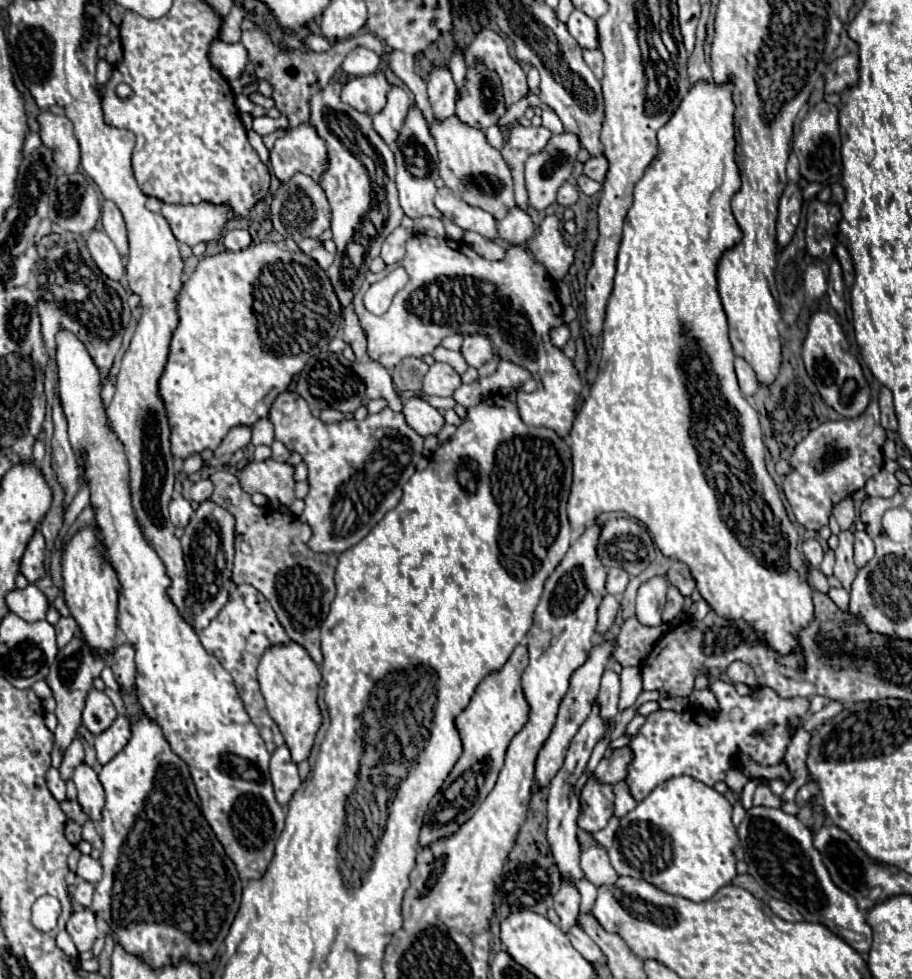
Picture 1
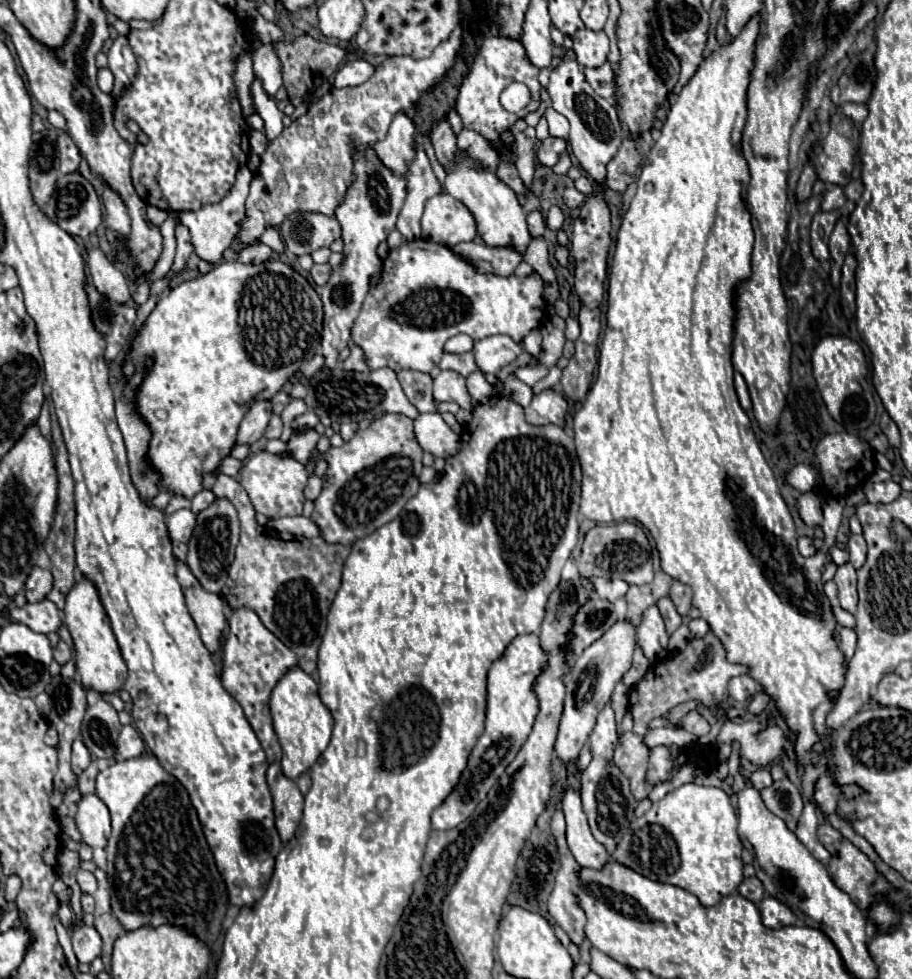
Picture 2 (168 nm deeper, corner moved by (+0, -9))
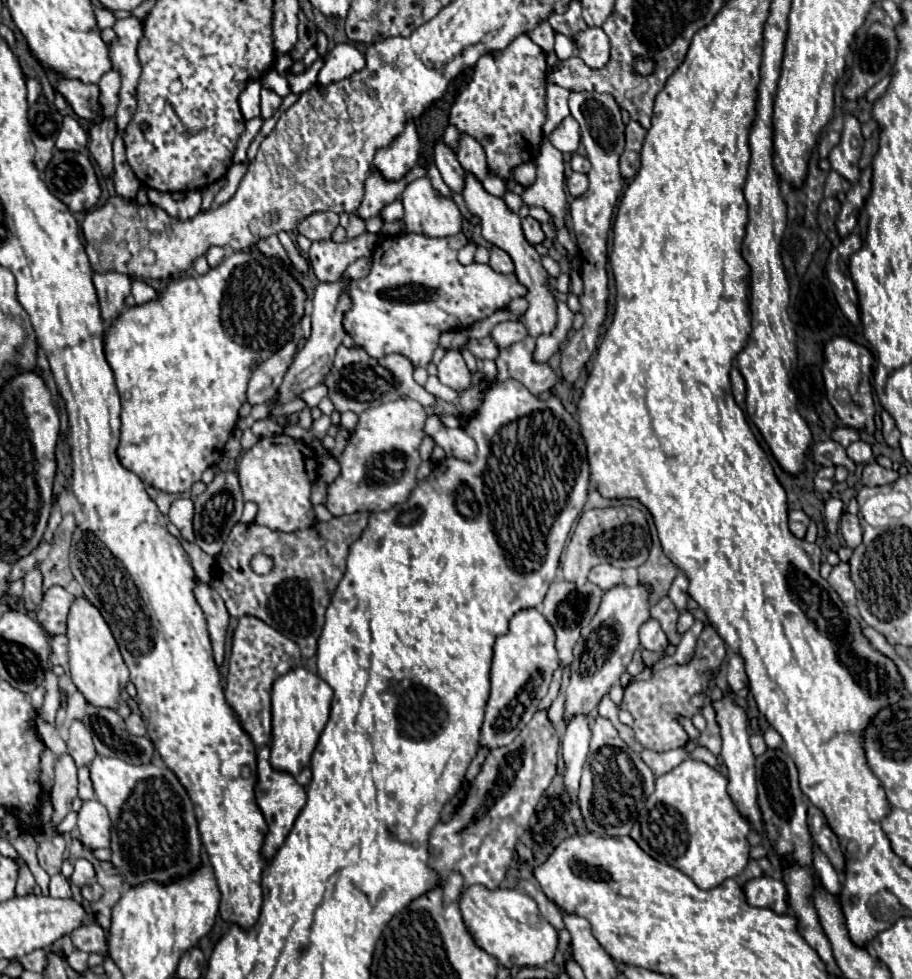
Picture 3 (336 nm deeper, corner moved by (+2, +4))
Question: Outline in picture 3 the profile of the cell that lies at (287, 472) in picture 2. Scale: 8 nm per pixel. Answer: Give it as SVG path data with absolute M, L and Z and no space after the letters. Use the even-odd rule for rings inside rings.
M279 434L275 438L257 440L253 448L249 448L239 460L239 480L243 488L245 500L253 500L259 506L257 524L263 524L271 530L295 532L305 530L315 524L311 514L311 484L317 478L317 456L315 452L287 434Z

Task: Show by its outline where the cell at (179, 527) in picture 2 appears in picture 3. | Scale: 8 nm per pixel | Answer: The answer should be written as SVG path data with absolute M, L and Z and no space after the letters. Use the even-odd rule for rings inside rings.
M177 498L173 500L171 504L171 510L169 510L169 520L181 530L181 536L189 542L193 542L193 502L191 498Z

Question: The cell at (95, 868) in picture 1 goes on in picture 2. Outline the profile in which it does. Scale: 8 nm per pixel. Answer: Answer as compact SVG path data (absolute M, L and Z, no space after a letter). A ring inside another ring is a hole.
M83 869L77 873L77 883L79 883L83 893L95 893L95 889L97 889L95 875L89 873L89 871L83 871Z

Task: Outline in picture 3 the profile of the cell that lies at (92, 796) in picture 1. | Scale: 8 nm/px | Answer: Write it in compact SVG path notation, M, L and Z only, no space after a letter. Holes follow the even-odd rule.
M99 800L83 802L79 810L79 832L81 842L89 848L109 848L109 814Z

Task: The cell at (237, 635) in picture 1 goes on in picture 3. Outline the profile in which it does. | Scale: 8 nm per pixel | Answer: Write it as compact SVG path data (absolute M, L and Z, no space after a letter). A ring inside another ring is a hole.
M255 616L239 618L233 632L225 698L257 748L271 744L271 686L281 674L297 668L299 664L301 652L293 640L285 638L281 632L267 626L263 620L257 620Z

